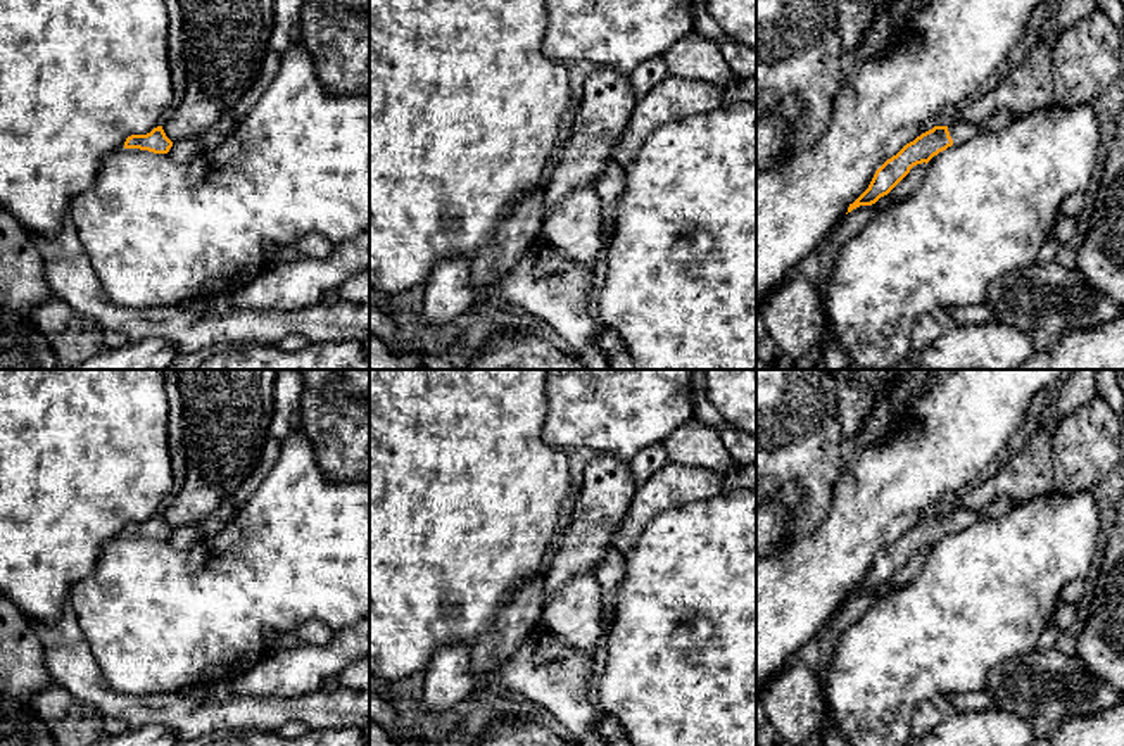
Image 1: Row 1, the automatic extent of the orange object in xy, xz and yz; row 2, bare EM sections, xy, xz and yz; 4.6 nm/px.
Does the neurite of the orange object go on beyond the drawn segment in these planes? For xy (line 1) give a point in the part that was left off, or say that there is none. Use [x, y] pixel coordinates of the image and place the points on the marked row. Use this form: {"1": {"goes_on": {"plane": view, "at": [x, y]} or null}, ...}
{"1": {"goes_on": null}}

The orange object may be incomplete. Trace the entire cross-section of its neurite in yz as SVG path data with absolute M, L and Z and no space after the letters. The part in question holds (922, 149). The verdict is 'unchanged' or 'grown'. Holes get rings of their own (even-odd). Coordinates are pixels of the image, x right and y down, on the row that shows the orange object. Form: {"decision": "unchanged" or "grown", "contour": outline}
{"decision": "grown", "contour": "M955 121L950 126L934 126L922 133L875 171L868 188L849 204L848 212L860 205L875 204L881 197L887 195L913 166L922 162L927 164L948 147L963 143L981 133L981 128L981 123Z"}

